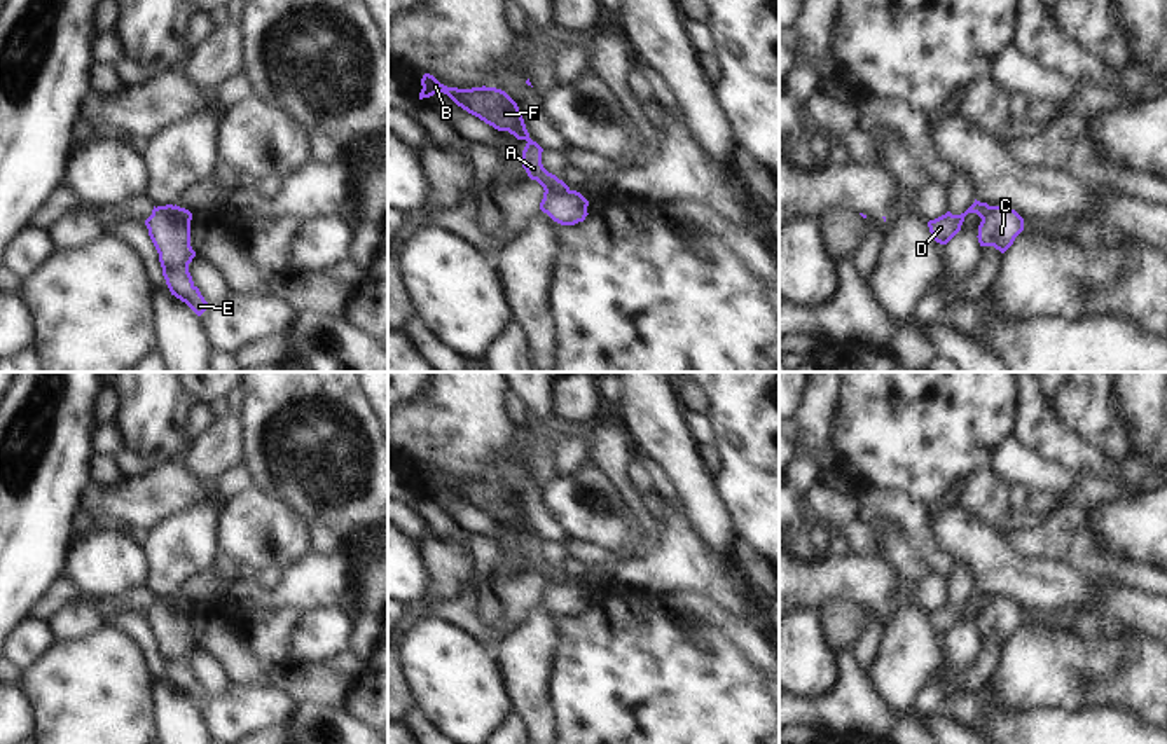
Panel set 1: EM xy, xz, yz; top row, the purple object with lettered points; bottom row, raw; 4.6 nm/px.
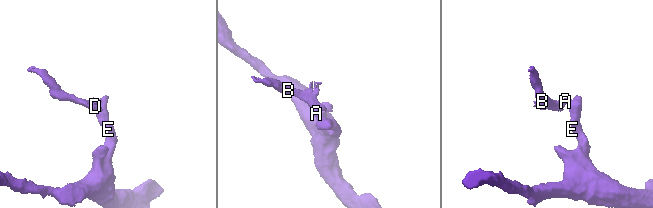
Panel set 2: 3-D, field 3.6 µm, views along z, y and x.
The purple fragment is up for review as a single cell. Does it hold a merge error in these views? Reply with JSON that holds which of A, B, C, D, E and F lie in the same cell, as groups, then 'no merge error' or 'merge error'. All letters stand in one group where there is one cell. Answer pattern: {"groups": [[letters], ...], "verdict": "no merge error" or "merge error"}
{"groups": [["A", "B", "D", "F"], ["C", "E"]], "verdict": "merge error"}

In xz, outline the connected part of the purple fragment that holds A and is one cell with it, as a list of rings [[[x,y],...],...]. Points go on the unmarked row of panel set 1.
[[[430,465],[423,466],[421,477],[423,480],[419,484],[419,491],[444,484],[458,498],[479,508],[494,520],[508,522],[517,531],[526,531],[528,534],[522,541],[522,559],[531,571],[536,571],[543,578],[543,582],[563,585],[570,580],[563,571],[543,559],[543,540],[529,529],[517,494],[505,482],[486,477],[472,480],[447,479]]]

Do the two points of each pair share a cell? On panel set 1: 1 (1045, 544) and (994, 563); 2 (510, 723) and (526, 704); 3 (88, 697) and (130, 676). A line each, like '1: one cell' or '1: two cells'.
1: two cells
2: two cells
3: one cell

